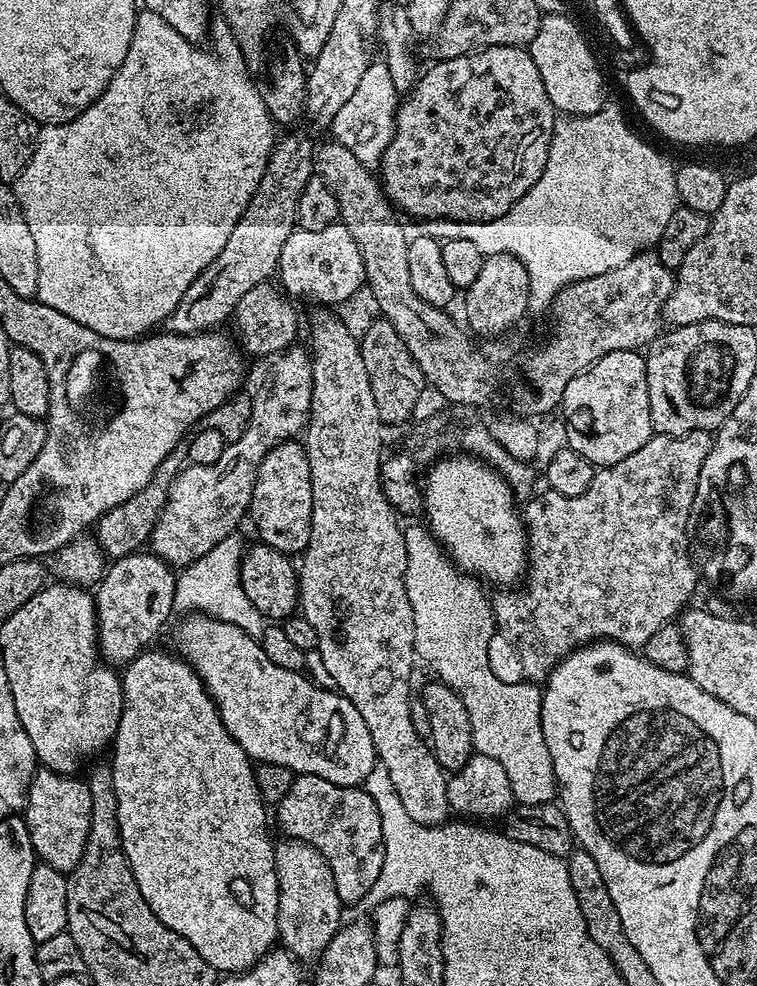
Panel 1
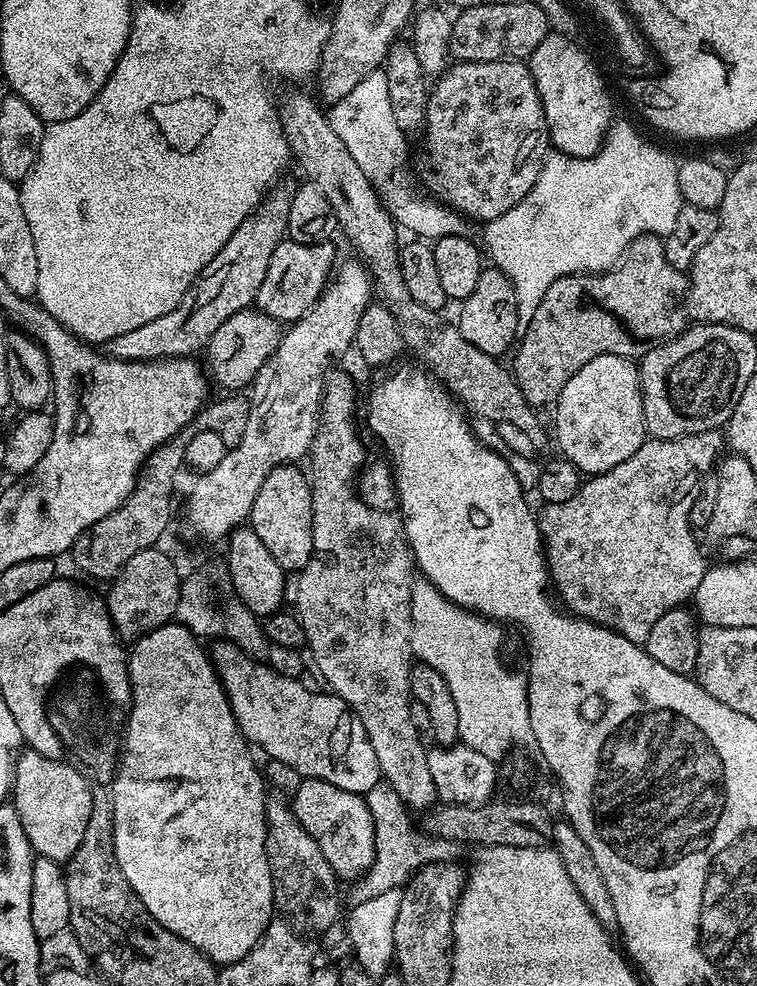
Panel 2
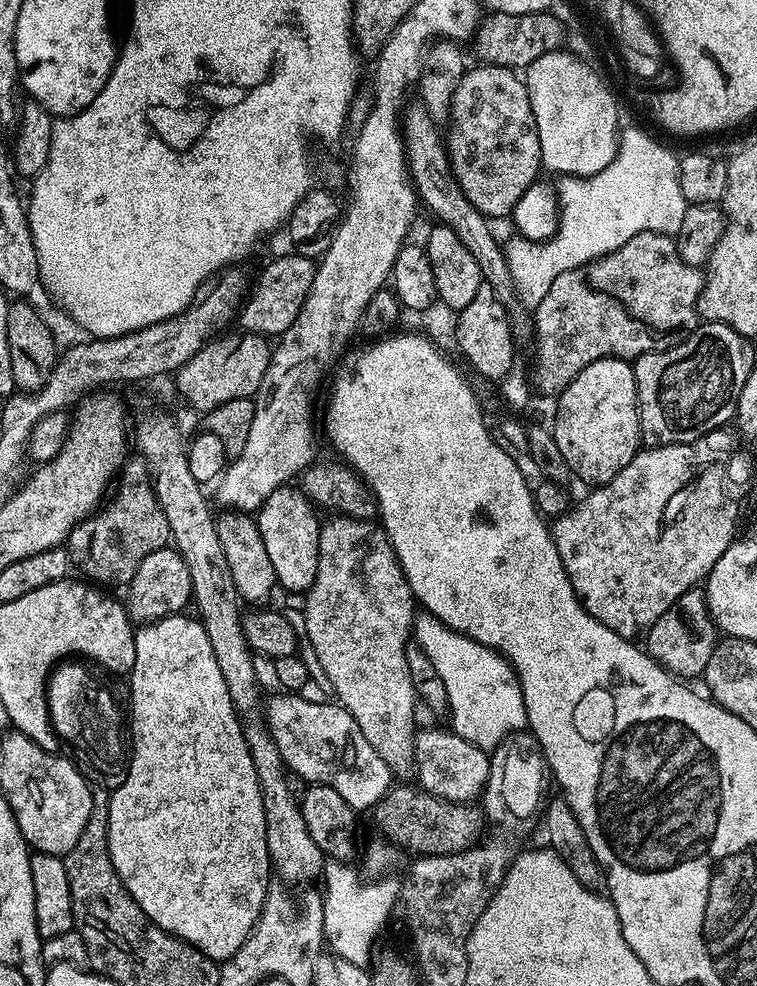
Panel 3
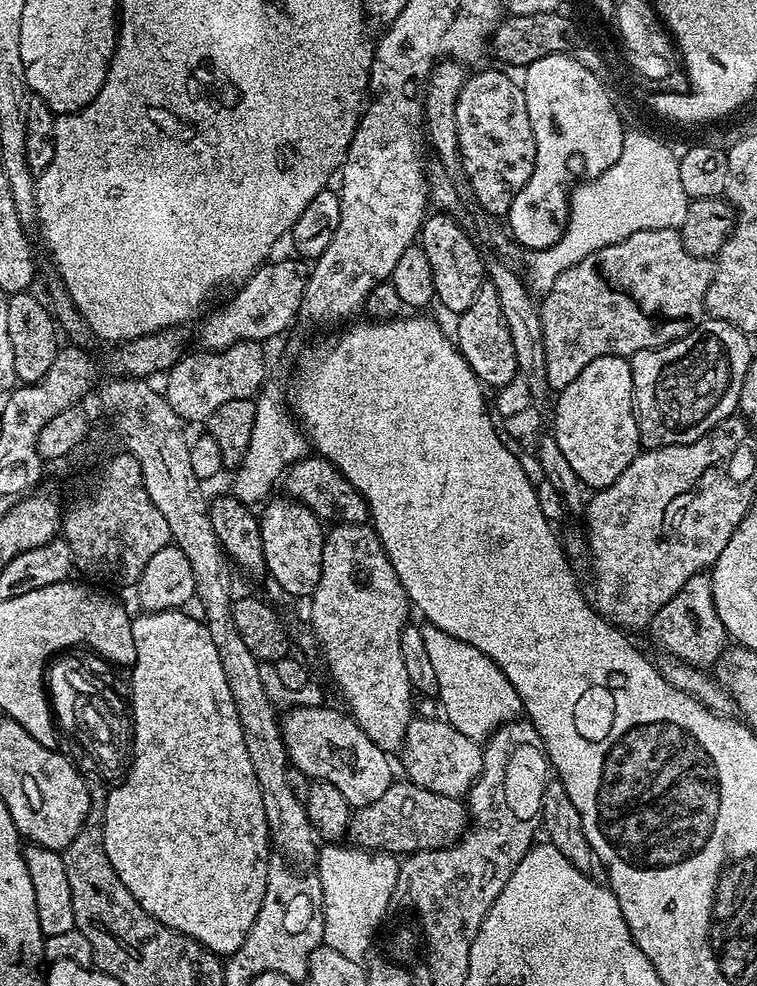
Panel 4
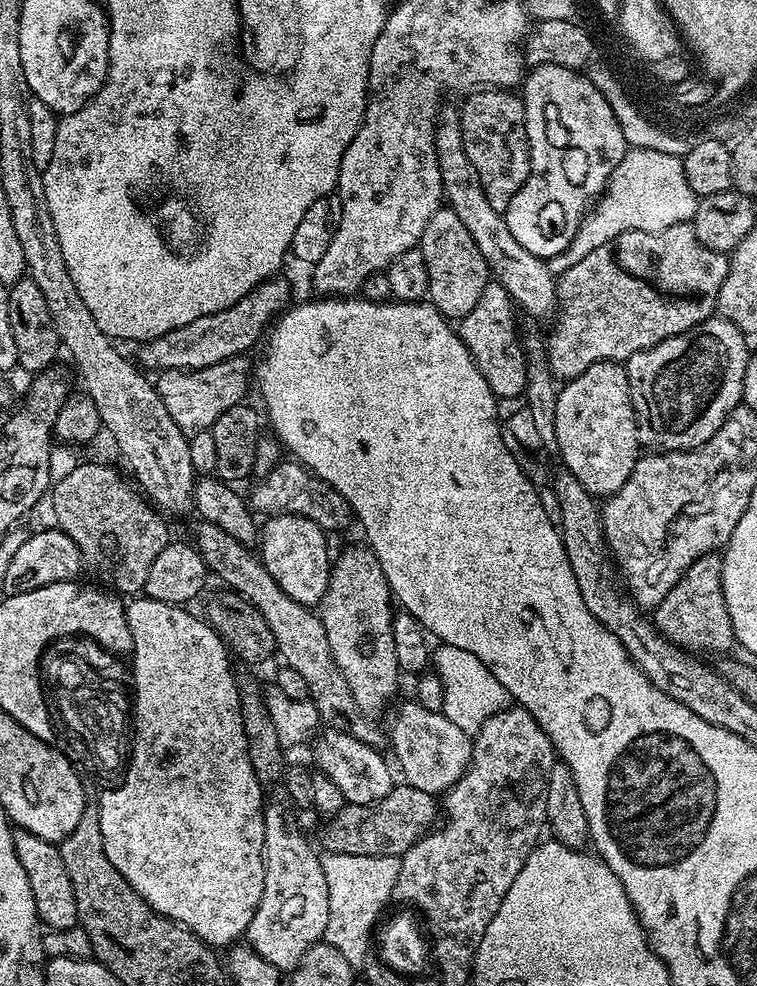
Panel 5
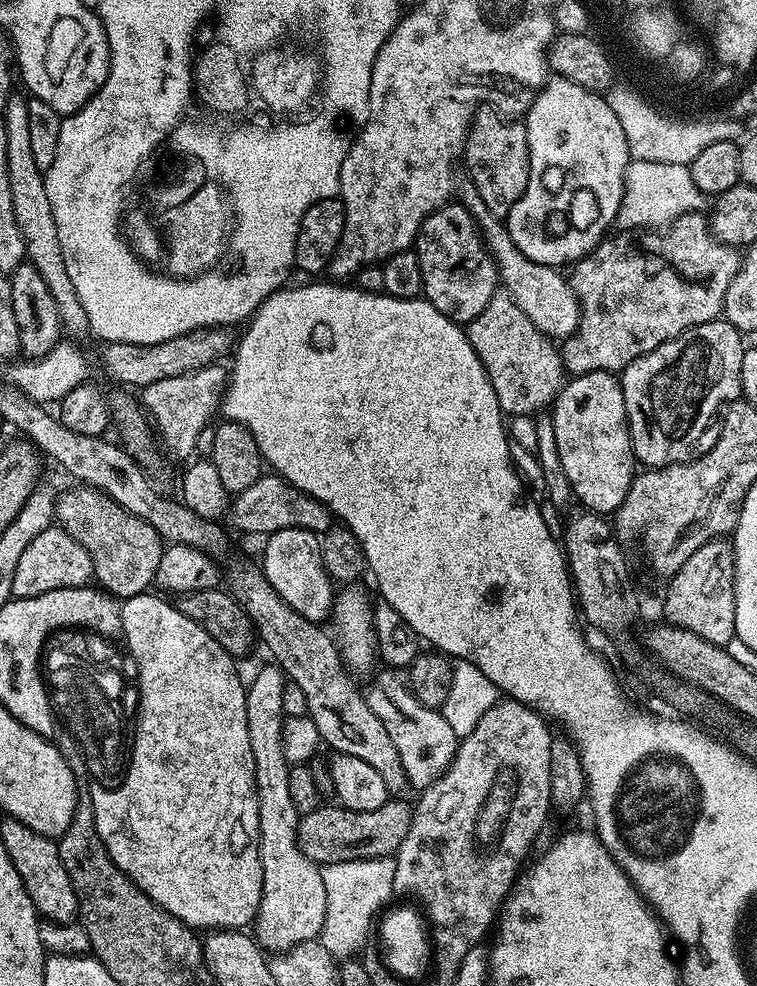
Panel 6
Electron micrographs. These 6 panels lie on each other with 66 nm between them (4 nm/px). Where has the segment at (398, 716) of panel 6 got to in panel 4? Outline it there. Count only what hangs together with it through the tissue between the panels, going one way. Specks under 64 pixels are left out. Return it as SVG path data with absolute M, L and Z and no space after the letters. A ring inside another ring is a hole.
M413 718L406 730L403 756L404 768L408 771L405 773L412 783L426 790L434 790L434 794L464 798L480 777L484 749L477 741L466 738L466 734L462 734L443 718L435 720Z

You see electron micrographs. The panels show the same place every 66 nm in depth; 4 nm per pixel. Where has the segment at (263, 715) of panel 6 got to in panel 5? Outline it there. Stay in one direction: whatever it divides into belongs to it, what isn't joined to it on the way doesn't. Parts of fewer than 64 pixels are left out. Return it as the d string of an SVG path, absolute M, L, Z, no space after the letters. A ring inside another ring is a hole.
M271 804L264 809L262 902L258 902L254 918L250 918L246 940L258 955L266 958L266 962L275 968L295 970L307 952L324 939L330 898L317 849L312 849L307 838L298 829L292 828L282 805Z

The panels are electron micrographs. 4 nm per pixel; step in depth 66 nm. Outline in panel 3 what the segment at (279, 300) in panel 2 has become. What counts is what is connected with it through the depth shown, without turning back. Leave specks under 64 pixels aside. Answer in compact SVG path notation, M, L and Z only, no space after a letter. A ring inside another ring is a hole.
M299 254L280 256L270 261L251 285L238 320L248 327L245 329L249 333L263 334L268 338L279 337L294 322L294 318L298 318L298 310L302 310L302 302L307 298L312 285L313 271L313 261Z

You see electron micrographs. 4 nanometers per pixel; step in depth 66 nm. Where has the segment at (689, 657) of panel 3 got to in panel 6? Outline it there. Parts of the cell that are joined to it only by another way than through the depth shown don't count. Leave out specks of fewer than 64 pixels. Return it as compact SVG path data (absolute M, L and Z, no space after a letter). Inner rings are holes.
M727 539L711 540L686 562L667 581L668 589L664 592L664 617L674 628L685 628L706 642L728 646L736 640L734 622L734 586L736 585L736 556Z

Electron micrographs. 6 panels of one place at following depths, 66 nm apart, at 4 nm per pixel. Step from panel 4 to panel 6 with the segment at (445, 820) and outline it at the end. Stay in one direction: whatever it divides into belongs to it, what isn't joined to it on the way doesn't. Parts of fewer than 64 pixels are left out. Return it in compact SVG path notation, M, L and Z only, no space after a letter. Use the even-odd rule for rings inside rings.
M389 798L385 804L378 806L378 810L350 810L343 806L327 808L321 806L310 814L301 816L296 840L300 848L315 862L321 866L337 864L338 862L354 862L355 860L378 860L381 858L395 857L396 852L402 846L406 834L412 825L414 808L411 803L400 800L404 798Z

